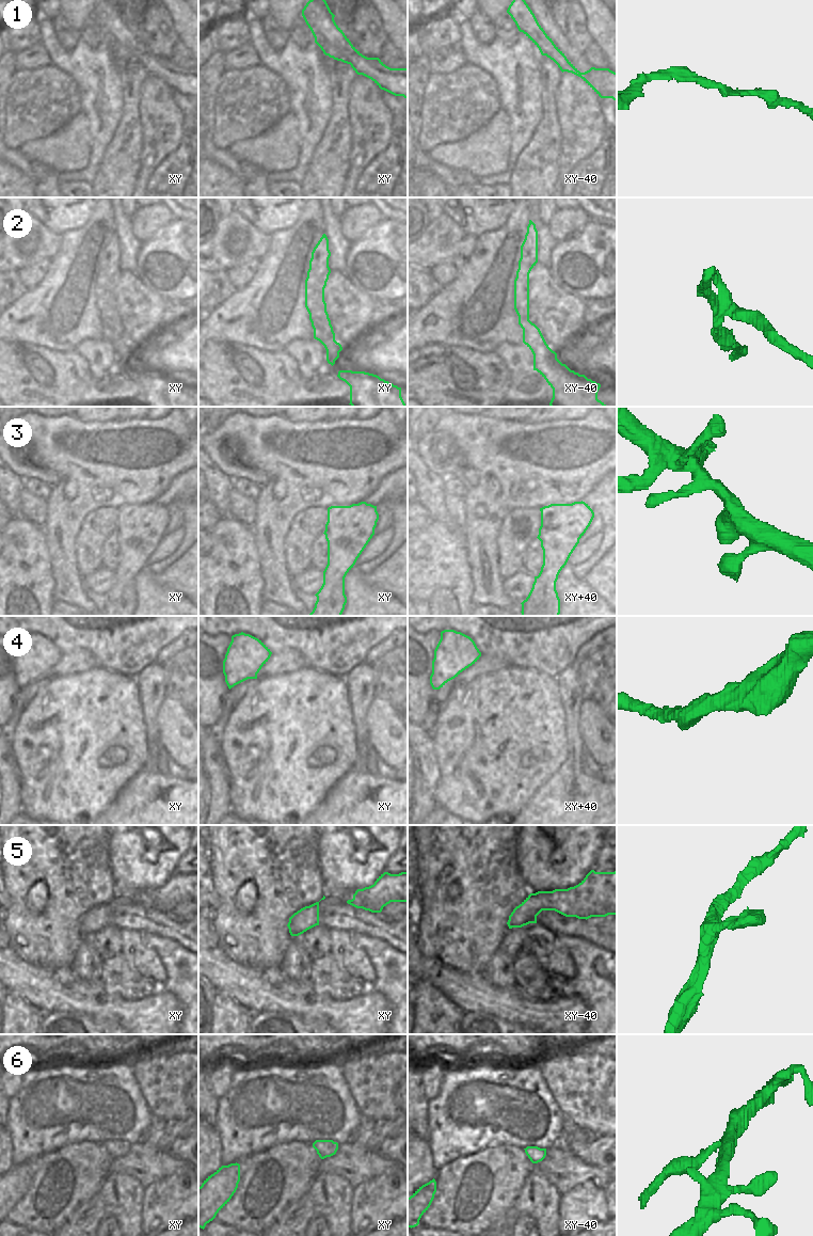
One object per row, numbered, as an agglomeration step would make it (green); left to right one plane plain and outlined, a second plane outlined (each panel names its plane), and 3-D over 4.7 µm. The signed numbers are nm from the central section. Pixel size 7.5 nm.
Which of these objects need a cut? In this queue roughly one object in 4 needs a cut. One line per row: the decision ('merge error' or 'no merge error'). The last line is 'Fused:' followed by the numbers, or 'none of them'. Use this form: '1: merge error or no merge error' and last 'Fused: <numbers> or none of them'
1: no merge error
2: merge error
3: no merge error
4: no merge error
5: no merge error
6: merge error
Fused: 2, 6

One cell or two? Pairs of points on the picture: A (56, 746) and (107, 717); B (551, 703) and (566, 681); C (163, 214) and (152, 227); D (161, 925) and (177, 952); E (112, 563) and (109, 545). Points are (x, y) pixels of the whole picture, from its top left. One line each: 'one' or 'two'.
A: one
B: two
C: one
D: two
E: one

